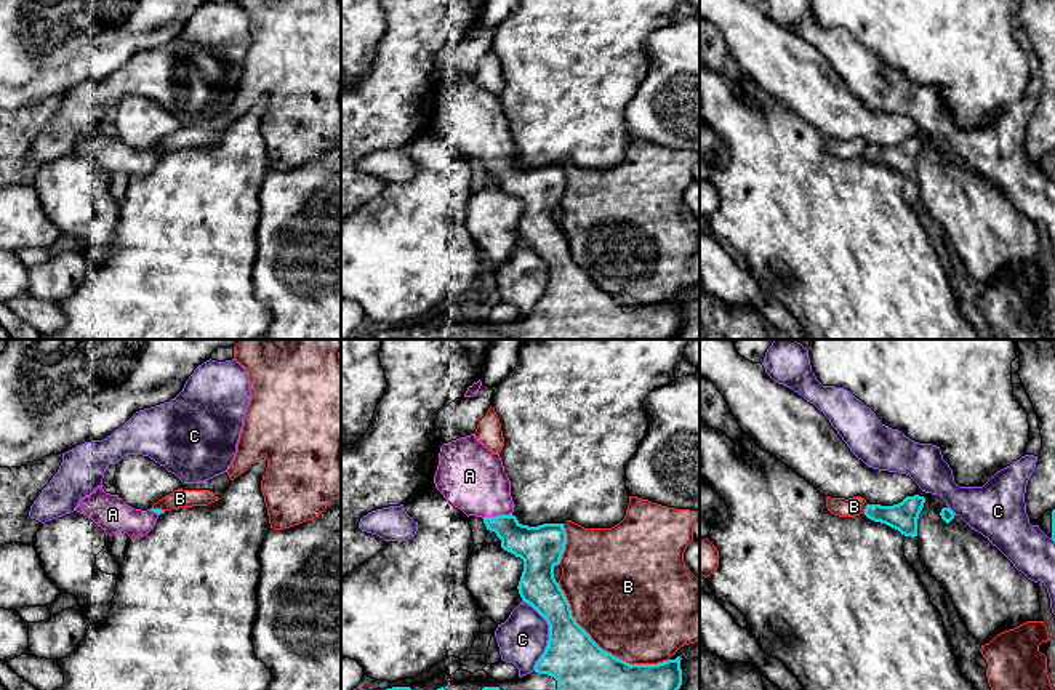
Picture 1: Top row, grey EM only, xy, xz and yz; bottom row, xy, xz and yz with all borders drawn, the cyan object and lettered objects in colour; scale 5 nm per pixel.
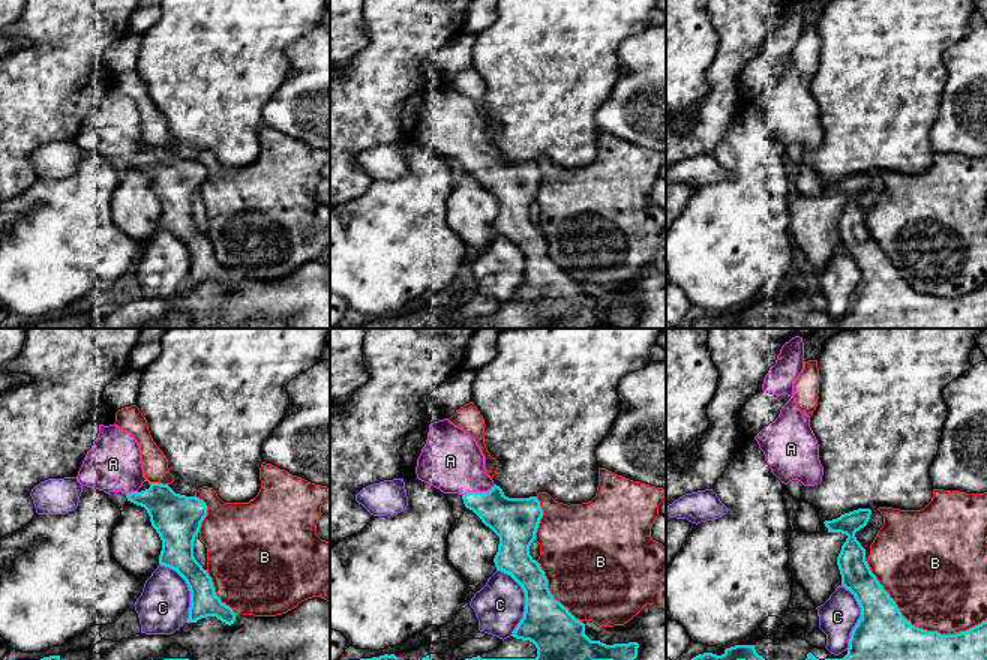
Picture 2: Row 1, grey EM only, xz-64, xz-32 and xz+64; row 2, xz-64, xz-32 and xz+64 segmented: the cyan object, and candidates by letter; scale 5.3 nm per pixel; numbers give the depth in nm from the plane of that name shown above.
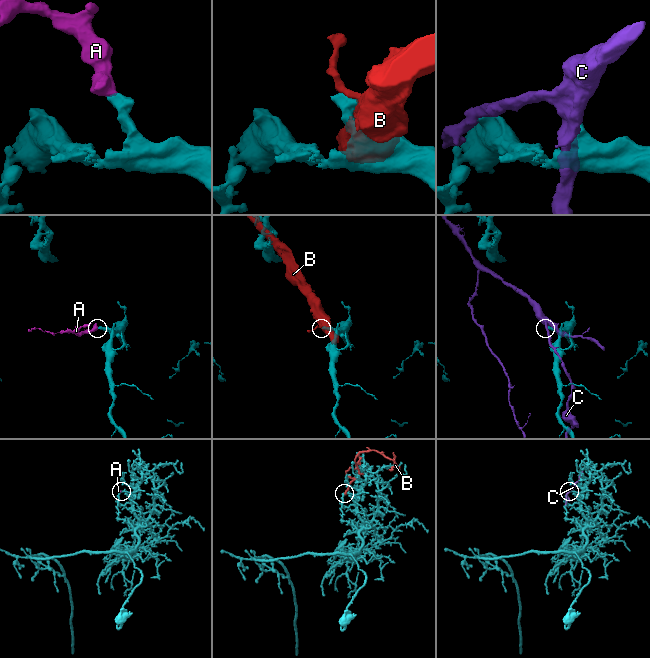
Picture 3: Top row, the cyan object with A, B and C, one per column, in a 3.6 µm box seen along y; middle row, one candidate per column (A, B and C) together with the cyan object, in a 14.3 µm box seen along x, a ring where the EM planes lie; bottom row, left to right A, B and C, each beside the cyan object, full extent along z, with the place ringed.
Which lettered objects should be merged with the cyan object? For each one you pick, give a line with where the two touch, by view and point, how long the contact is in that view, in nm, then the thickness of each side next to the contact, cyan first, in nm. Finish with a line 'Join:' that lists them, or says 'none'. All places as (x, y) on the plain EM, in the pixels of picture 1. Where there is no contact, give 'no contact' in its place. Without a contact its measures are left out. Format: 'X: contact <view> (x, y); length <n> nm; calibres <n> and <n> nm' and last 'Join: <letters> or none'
A: contact xz (497, 157); length 150 nm; calibres 190 and 320 nm
Join: A

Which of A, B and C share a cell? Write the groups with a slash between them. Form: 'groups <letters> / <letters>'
groups A / B / C

